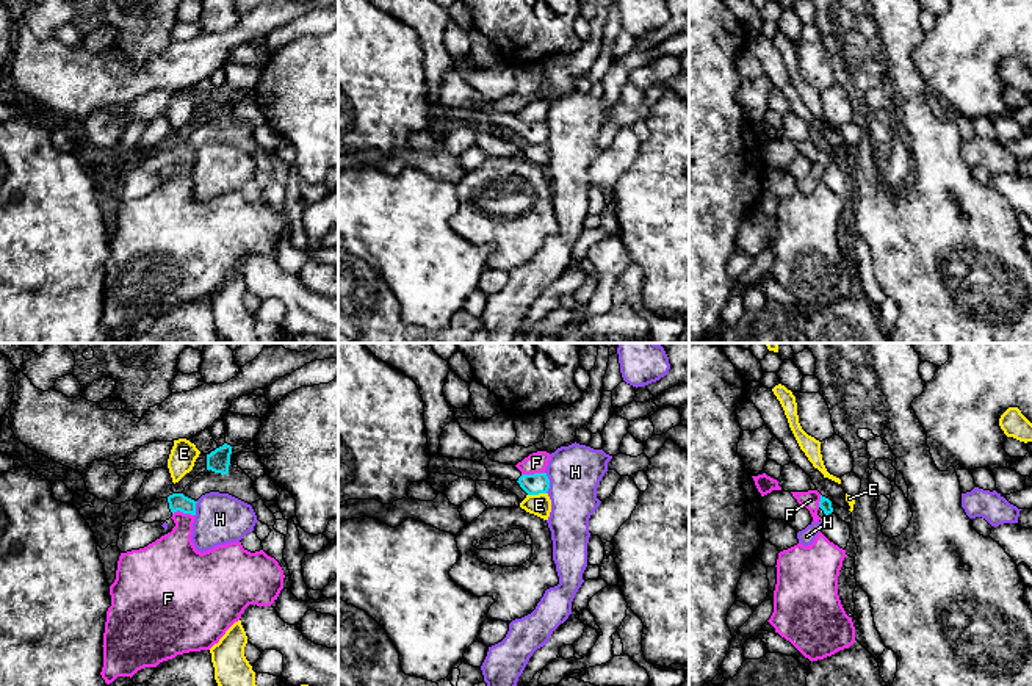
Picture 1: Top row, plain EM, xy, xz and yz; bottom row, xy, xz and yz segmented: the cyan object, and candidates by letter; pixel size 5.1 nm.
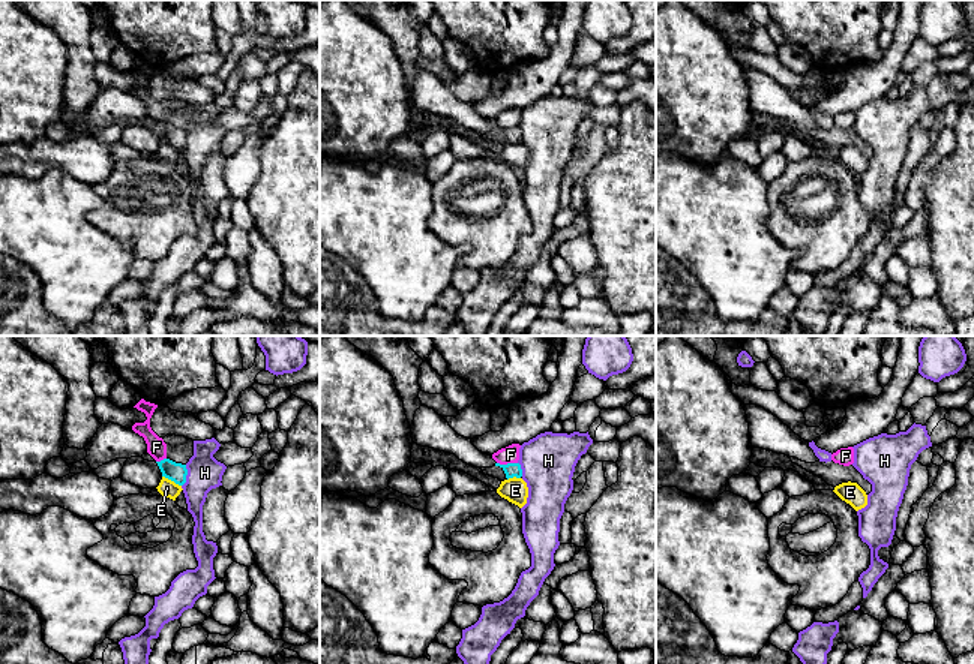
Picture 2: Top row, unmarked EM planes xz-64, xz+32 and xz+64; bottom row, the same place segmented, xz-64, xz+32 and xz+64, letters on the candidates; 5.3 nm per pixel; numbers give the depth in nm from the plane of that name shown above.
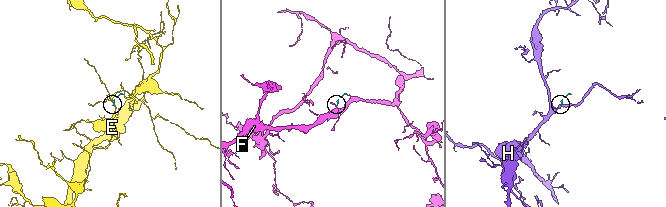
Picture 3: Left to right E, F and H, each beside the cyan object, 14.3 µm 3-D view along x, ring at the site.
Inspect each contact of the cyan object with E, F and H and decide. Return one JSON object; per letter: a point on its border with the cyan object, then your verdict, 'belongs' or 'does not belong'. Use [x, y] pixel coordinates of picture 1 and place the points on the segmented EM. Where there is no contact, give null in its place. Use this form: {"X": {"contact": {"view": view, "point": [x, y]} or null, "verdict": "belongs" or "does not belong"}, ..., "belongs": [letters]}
{"E": {"contact": {"view": "xz", "point": [536, 494]}, "verdict": "does not belong"}, "F": {"contact": {"view": "xz", "point": [534, 473]}, "verdict": "does not belong"}, "H": {"contact": {"view": "xz", "point": [548, 483]}, "verdict": "does not belong"}, "belongs": []}

